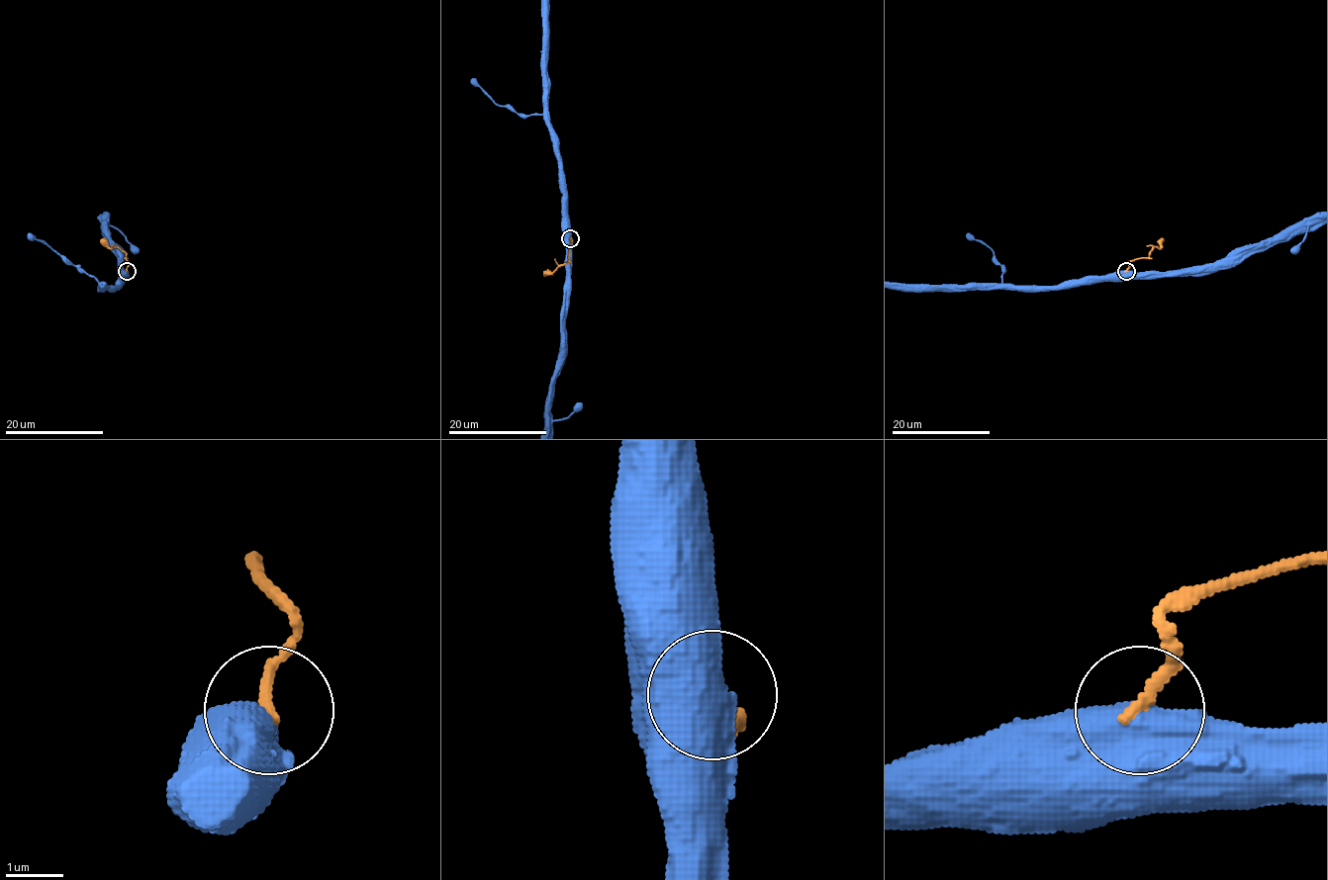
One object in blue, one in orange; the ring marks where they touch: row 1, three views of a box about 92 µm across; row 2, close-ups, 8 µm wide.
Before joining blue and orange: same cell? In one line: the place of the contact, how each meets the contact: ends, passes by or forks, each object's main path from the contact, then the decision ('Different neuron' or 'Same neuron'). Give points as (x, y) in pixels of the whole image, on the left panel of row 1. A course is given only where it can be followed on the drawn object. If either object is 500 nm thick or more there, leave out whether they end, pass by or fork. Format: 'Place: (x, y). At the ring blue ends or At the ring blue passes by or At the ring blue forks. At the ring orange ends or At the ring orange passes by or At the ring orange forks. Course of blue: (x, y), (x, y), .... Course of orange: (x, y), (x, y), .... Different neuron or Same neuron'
Place: (127, 271). Course of orange: (127, 270), (126, 253), (117, 247), (110, 248), (101, 238). Different neuron

